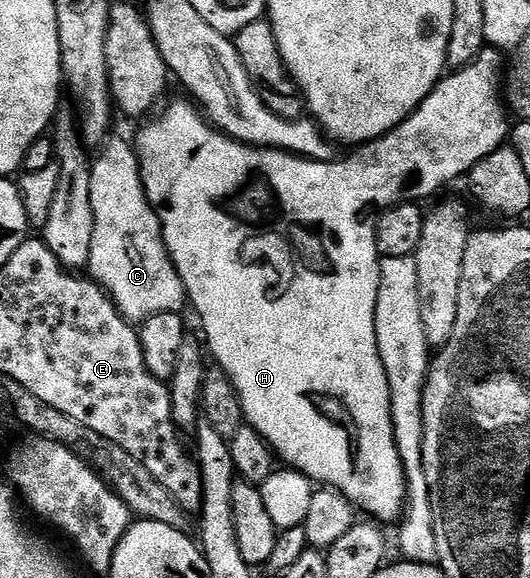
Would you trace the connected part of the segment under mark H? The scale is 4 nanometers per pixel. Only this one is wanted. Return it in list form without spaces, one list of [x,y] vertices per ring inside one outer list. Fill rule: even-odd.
[[[488,45],[484,47],[483,52],[475,58],[472,63],[465,69],[460,71],[451,71],[446,77],[439,80],[439,84],[431,90],[429,97],[425,97],[425,101],[421,101],[419,106],[404,123],[397,125],[392,129],[388,135],[383,135],[379,139],[372,139],[371,142],[362,144],[358,148],[356,155],[351,155],[347,160],[336,161],[333,163],[314,163],[311,159],[300,159],[298,155],[289,155],[286,151],[273,151],[264,149],[262,147],[249,147],[245,143],[239,143],[235,139],[229,138],[223,134],[222,131],[216,129],[204,116],[201,114],[200,108],[194,102],[188,101],[186,98],[179,99],[176,103],[168,102],[162,108],[163,115],[156,114],[154,117],[148,118],[142,124],[143,127],[139,131],[139,143],[137,142],[137,154],[139,156],[139,175],[143,178],[143,188],[147,194],[147,200],[150,201],[151,206],[156,208],[159,213],[159,224],[163,227],[163,243],[167,247],[167,254],[170,258],[172,267],[177,269],[177,273],[183,282],[183,289],[186,298],[195,306],[197,314],[203,318],[203,331],[207,334],[205,338],[205,347],[211,355],[215,358],[214,362],[223,372],[229,377],[229,381],[234,385],[237,397],[243,406],[243,418],[251,426],[251,428],[259,434],[264,441],[270,445],[272,451],[280,460],[283,459],[288,468],[293,471],[299,471],[302,475],[306,475],[308,479],[314,481],[319,485],[326,485],[336,491],[340,491],[349,502],[355,504],[360,512],[363,511],[364,516],[370,517],[372,520],[378,521],[380,524],[388,525],[394,524],[396,520],[404,514],[405,504],[407,502],[407,474],[403,471],[403,462],[399,456],[397,449],[397,441],[395,440],[395,426],[393,425],[393,417],[391,416],[391,390],[389,389],[389,381],[385,377],[385,365],[381,365],[381,357],[377,349],[377,333],[375,332],[375,310],[377,309],[377,293],[379,292],[379,265],[381,256],[377,249],[377,241],[375,240],[375,220],[377,218],[378,209],[386,209],[388,207],[396,207],[398,203],[404,201],[424,201],[430,195],[435,195],[442,189],[446,183],[451,183],[454,179],[462,180],[472,169],[477,165],[477,161],[481,161],[485,157],[489,157],[489,153],[493,153],[497,148],[504,146],[509,139],[509,122],[507,123],[507,115],[509,116],[508,108],[505,106],[505,99],[501,92],[505,87],[505,55],[502,51],[496,51],[494,47]]]

